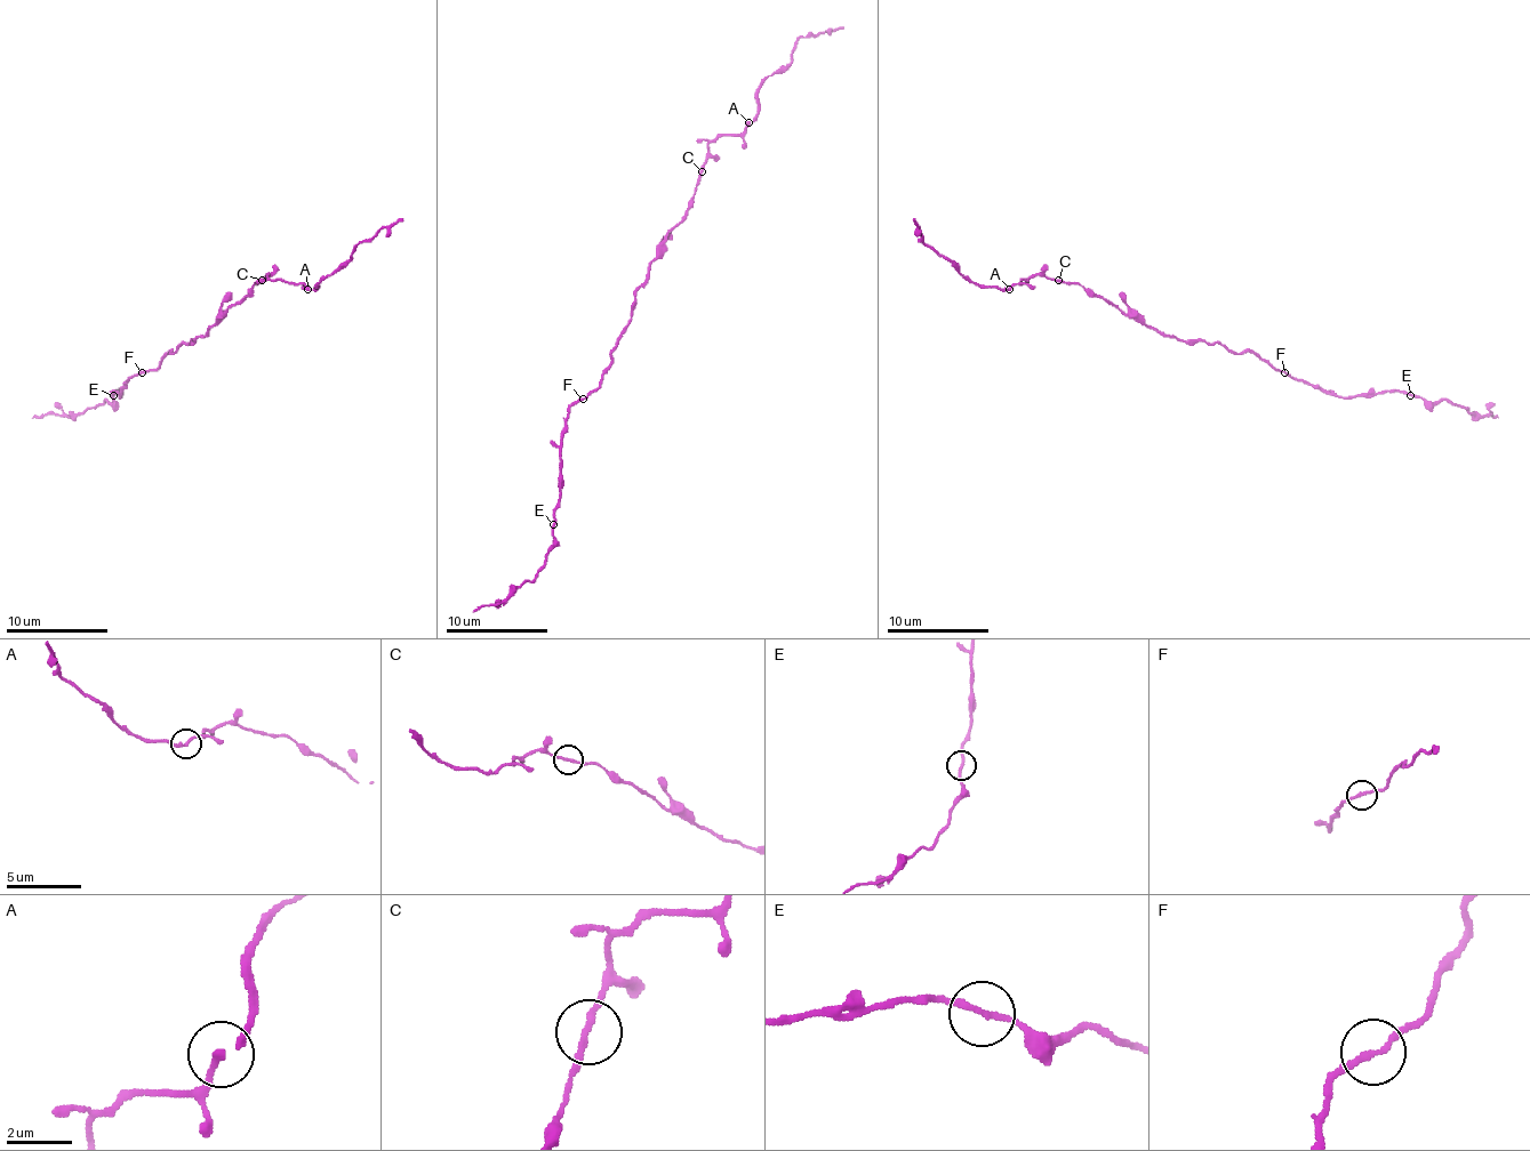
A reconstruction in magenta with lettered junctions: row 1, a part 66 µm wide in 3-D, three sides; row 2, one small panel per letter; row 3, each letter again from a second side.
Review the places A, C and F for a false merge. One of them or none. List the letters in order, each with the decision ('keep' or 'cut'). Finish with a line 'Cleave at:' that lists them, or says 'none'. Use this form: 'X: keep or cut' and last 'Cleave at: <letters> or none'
A: keep
C: keep
F: keep
Cleave at: none

